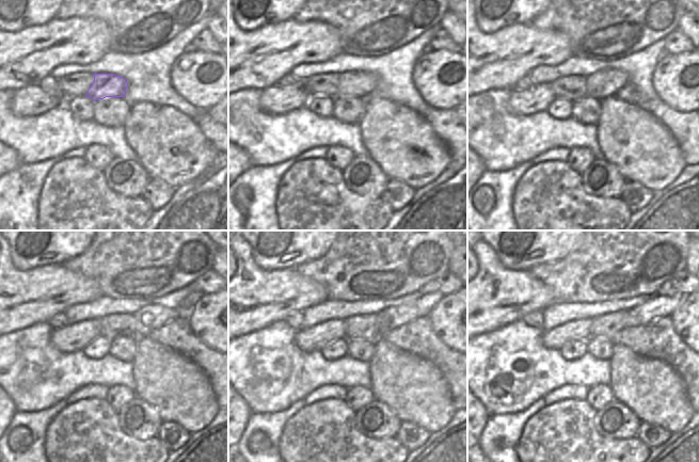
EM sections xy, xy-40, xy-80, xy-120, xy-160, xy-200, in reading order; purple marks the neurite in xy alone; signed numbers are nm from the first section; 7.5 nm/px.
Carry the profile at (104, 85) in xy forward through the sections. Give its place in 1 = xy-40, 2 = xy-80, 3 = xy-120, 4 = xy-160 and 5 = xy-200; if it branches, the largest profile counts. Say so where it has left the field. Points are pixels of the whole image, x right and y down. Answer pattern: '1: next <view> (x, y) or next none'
1: next xy-40 (361, 84)
2: next xy-80 (605, 83)
3: next xy-120 (149, 318)
4: next xy-160 (393, 317)
5: next xy-200 (657, 306)

